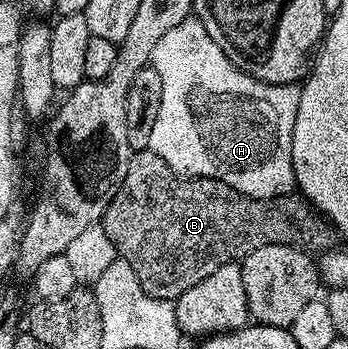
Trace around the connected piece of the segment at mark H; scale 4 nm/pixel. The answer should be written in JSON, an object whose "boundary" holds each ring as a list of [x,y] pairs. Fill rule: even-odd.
{"boundary":[[[194,16],[185,18],[180,24],[176,24],[176,28],[172,28],[172,32],[164,32],[160,44],[156,44],[154,49],[152,65],[155,72],[160,76],[162,95],[160,96],[160,112],[156,112],[156,120],[150,125],[149,149],[154,150],[156,156],[160,156],[160,160],[164,160],[164,164],[169,170],[183,178],[220,180],[231,186],[236,192],[240,192],[249,198],[275,198],[277,194],[288,194],[295,189],[294,169],[292,168],[292,128],[302,95],[302,91],[297,85],[277,86],[276,84],[268,84],[248,76],[240,68],[236,68],[236,64],[232,64],[232,60],[228,60],[228,56],[224,56],[224,52],[220,52],[220,44],[216,44],[212,40],[212,36],[208,36],[204,24]]]}

